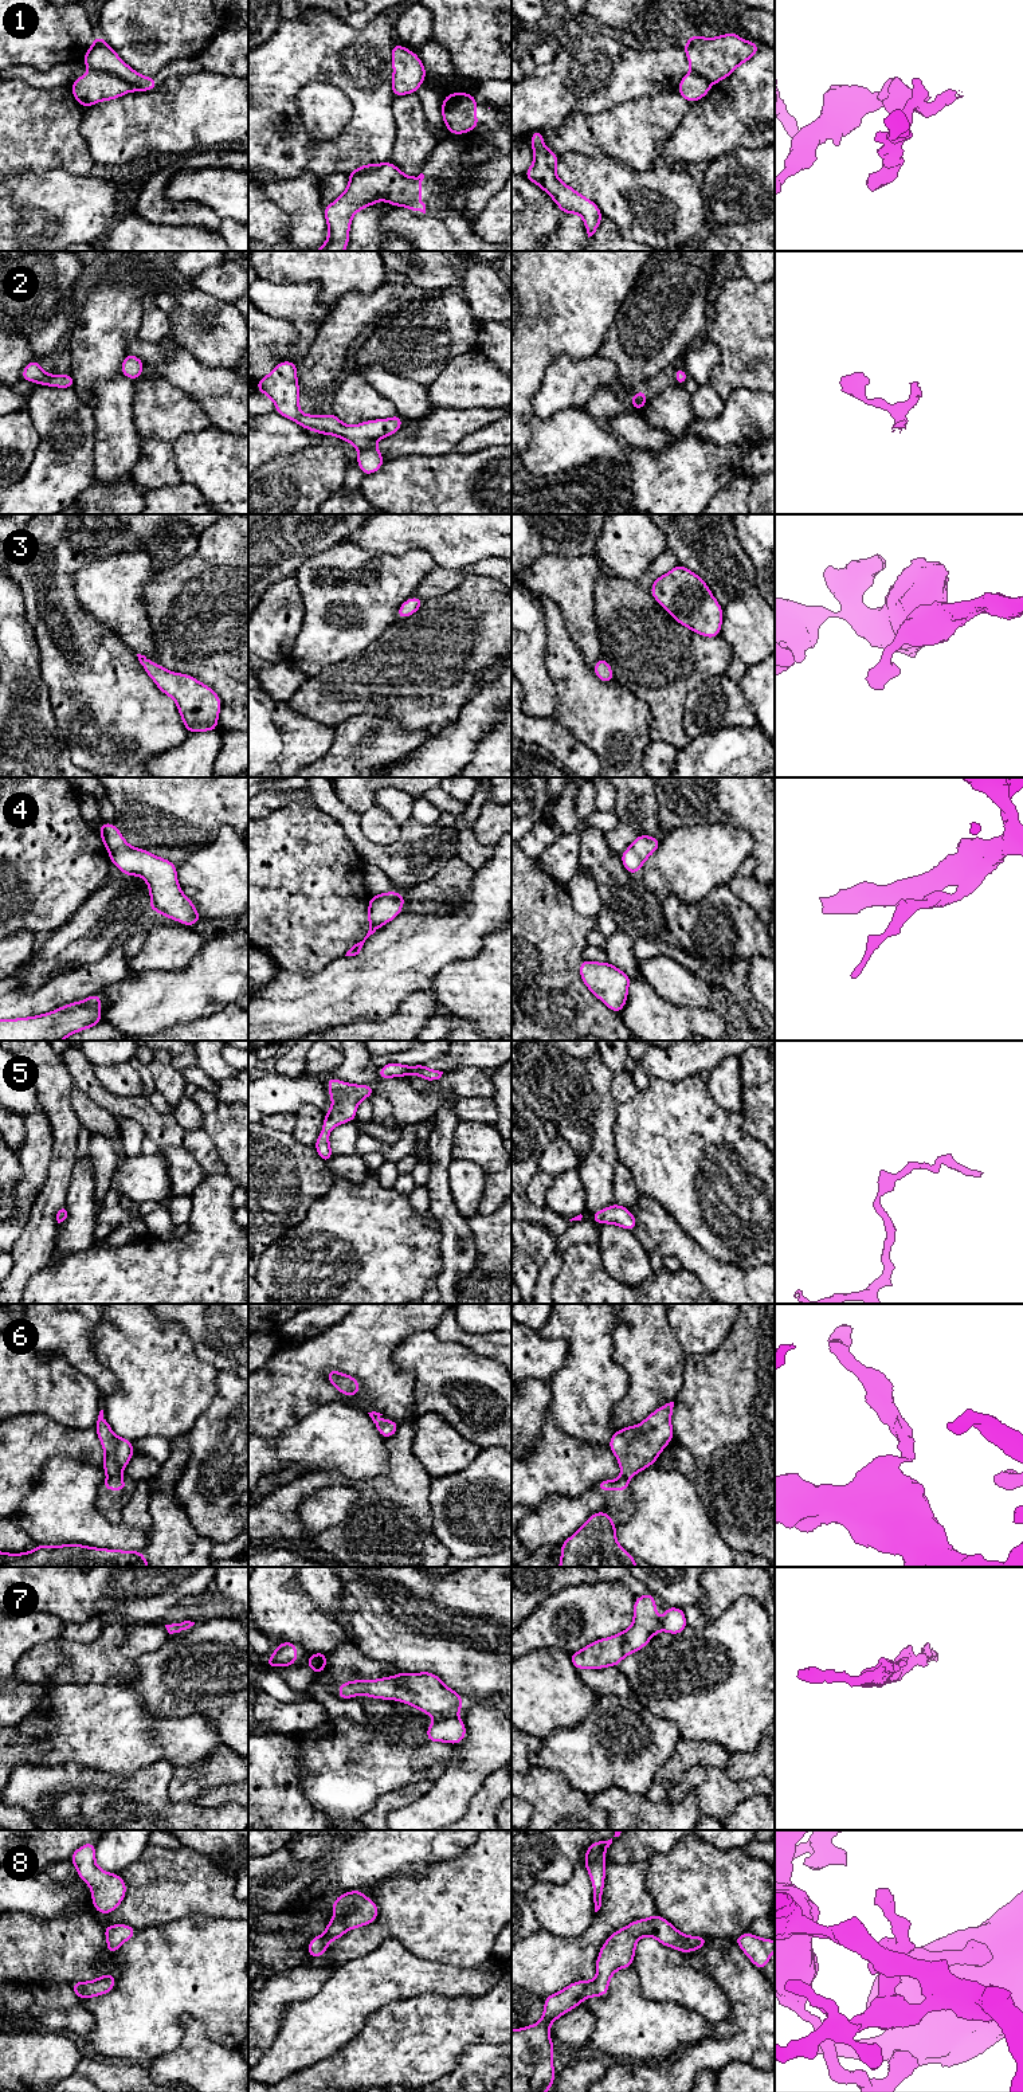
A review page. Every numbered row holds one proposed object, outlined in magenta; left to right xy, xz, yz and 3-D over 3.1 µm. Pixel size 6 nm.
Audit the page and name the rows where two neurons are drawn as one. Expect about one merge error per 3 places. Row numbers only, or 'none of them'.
1, 7

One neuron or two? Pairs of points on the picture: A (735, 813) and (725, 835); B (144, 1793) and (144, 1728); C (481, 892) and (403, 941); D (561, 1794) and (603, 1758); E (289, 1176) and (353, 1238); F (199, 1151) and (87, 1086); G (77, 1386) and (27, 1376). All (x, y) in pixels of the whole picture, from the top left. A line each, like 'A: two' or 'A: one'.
A: two
B: two
C: one
D: two
E: two
F: one
G: one

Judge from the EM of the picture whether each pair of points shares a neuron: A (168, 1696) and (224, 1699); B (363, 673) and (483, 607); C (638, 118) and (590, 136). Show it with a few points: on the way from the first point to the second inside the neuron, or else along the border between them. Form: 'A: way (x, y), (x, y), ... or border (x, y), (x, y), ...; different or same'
A: way (181, 1696), (211, 1696); same
B: way (392, 673), (407, 673), (454, 633); same
C: way (626, 130), (602, 133); same

